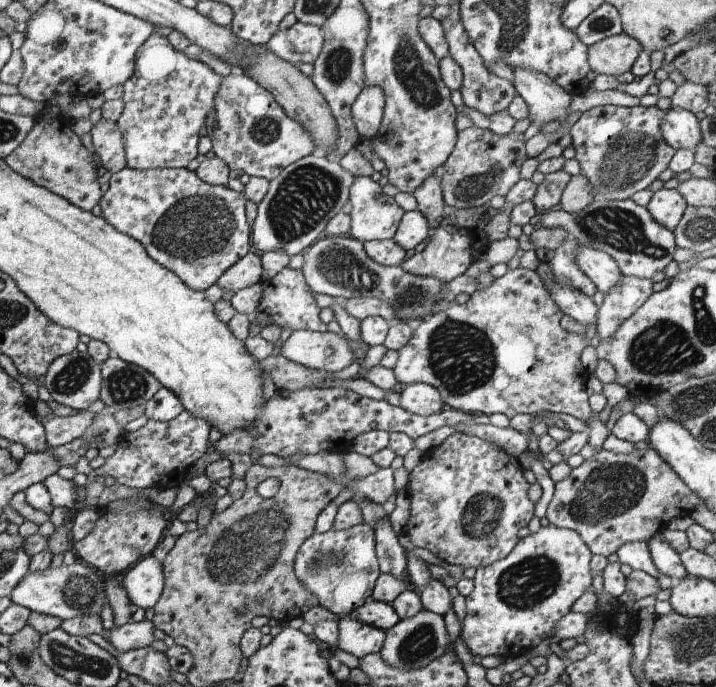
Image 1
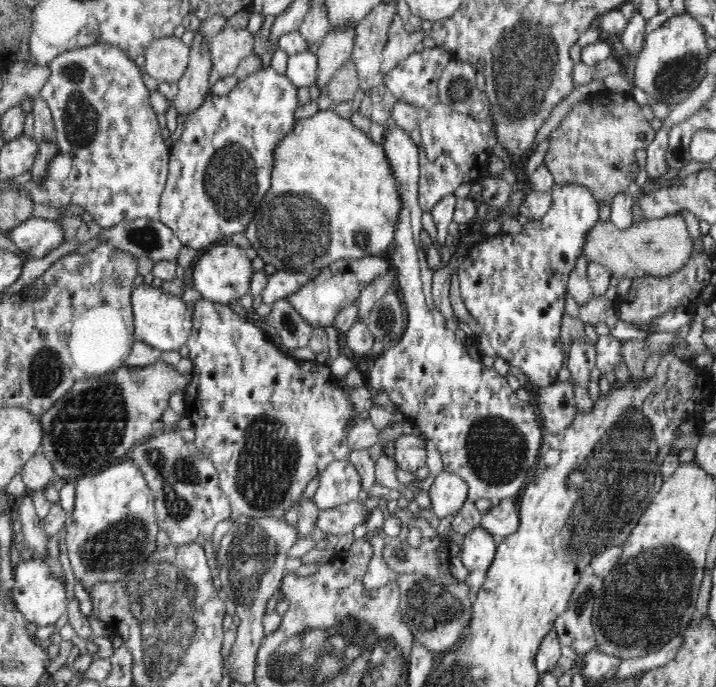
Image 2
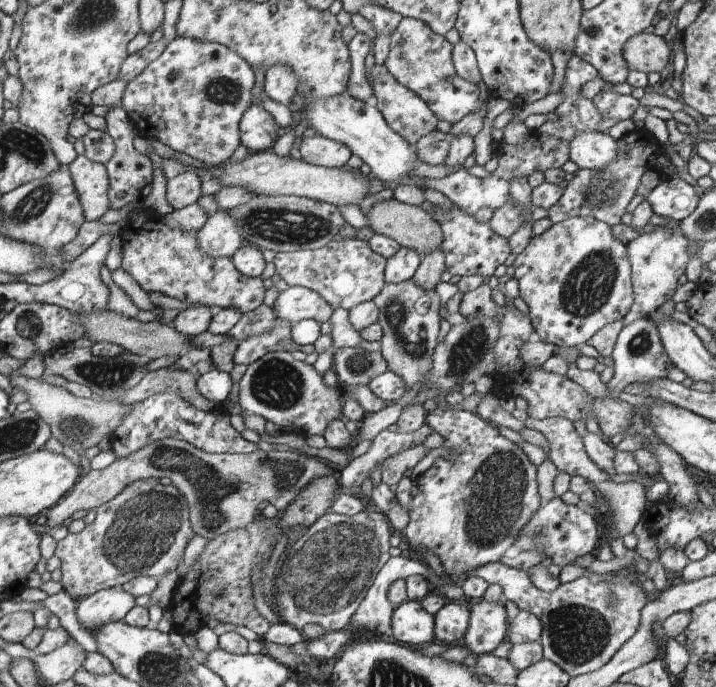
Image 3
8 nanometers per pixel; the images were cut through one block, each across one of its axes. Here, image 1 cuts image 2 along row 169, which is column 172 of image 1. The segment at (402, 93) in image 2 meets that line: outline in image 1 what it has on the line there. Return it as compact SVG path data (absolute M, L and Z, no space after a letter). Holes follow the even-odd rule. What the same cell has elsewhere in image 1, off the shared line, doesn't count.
M182 412L172 421L148 420L144 428L124 433L118 440L118 449L109 456L104 465L92 470L87 478L98 480L98 476L112 476L118 484L132 488L159 487L178 489L186 472L208 448L210 422L190 412Z

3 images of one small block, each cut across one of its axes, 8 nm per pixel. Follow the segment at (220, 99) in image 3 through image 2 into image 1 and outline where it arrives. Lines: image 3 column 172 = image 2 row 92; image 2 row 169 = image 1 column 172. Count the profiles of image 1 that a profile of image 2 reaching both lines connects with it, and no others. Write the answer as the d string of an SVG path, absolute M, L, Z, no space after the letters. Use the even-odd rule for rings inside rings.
M153 33L137 53L133 76L124 82L124 112L117 126L124 136L126 158L132 169L177 169L186 167L198 154L200 128L204 126L210 110L215 110L216 96L222 77L210 70L206 63L190 59L183 51L176 50L166 36Z

